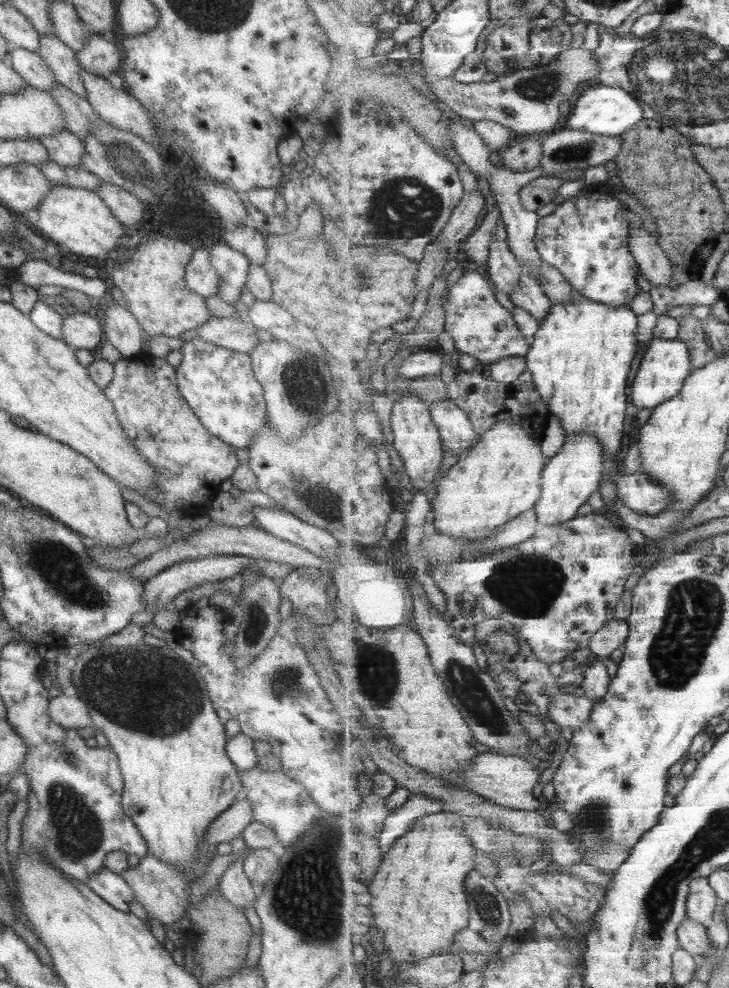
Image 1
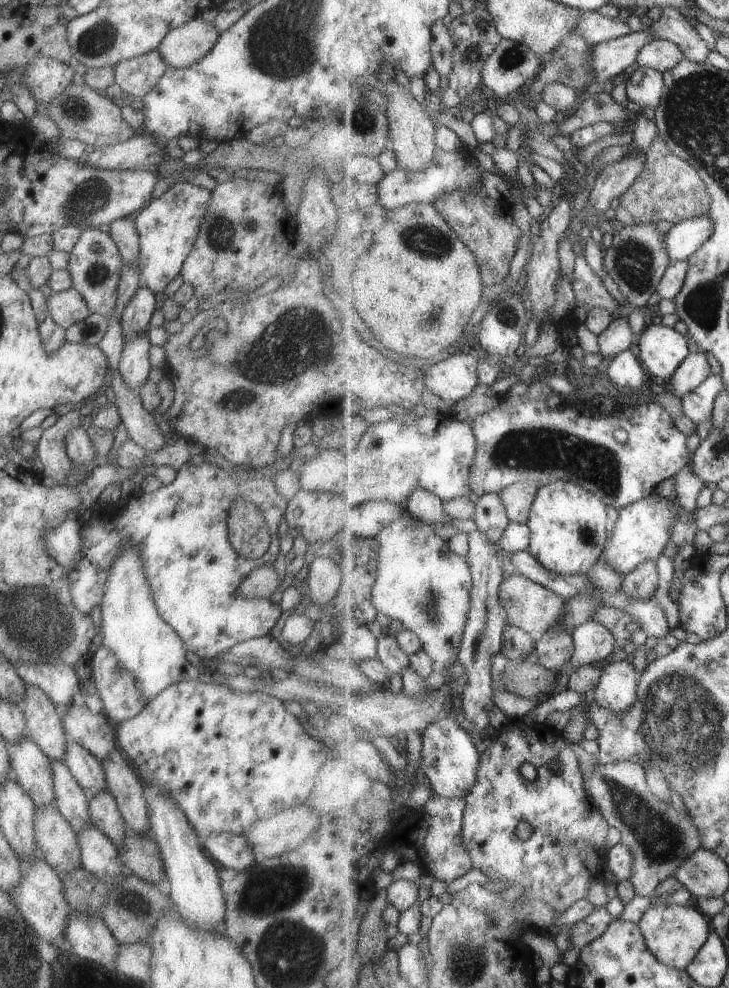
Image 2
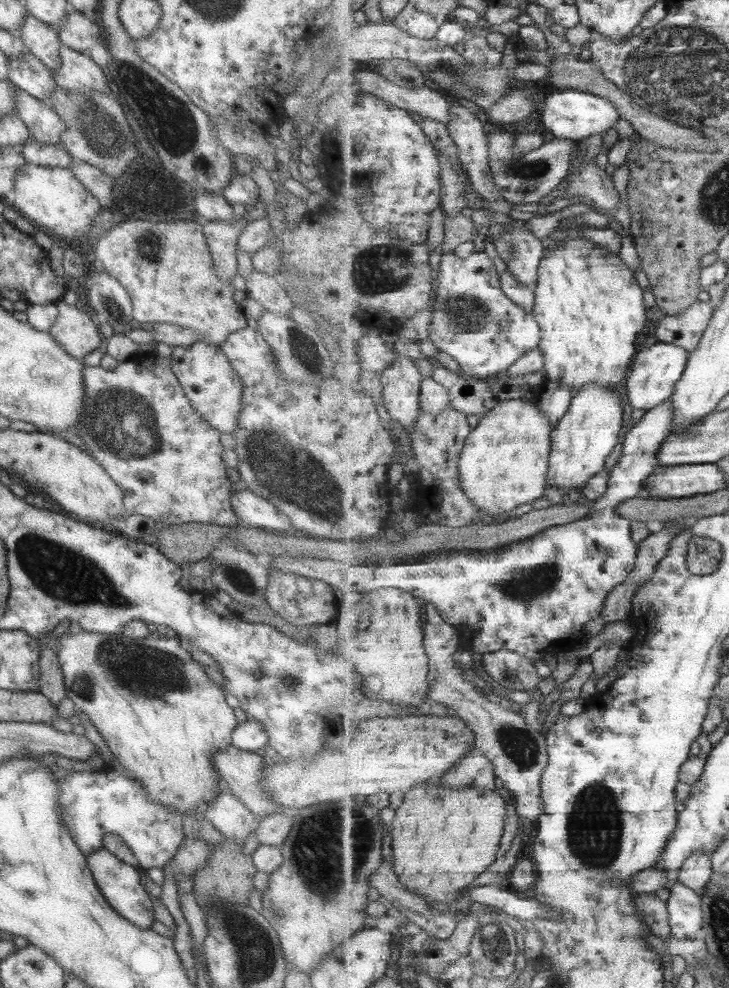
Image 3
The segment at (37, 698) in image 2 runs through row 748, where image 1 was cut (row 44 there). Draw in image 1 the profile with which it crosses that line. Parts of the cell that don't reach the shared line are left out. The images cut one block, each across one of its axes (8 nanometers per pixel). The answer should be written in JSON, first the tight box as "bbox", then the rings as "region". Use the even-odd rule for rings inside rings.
{"bbox":[37,33,87,99],"region":[[[53,33],[40,34],[39,44],[37,54],[51,69],[58,84],[85,99],[87,91],[80,77],[81,68],[76,59],[76,52],[63,44]]]}

